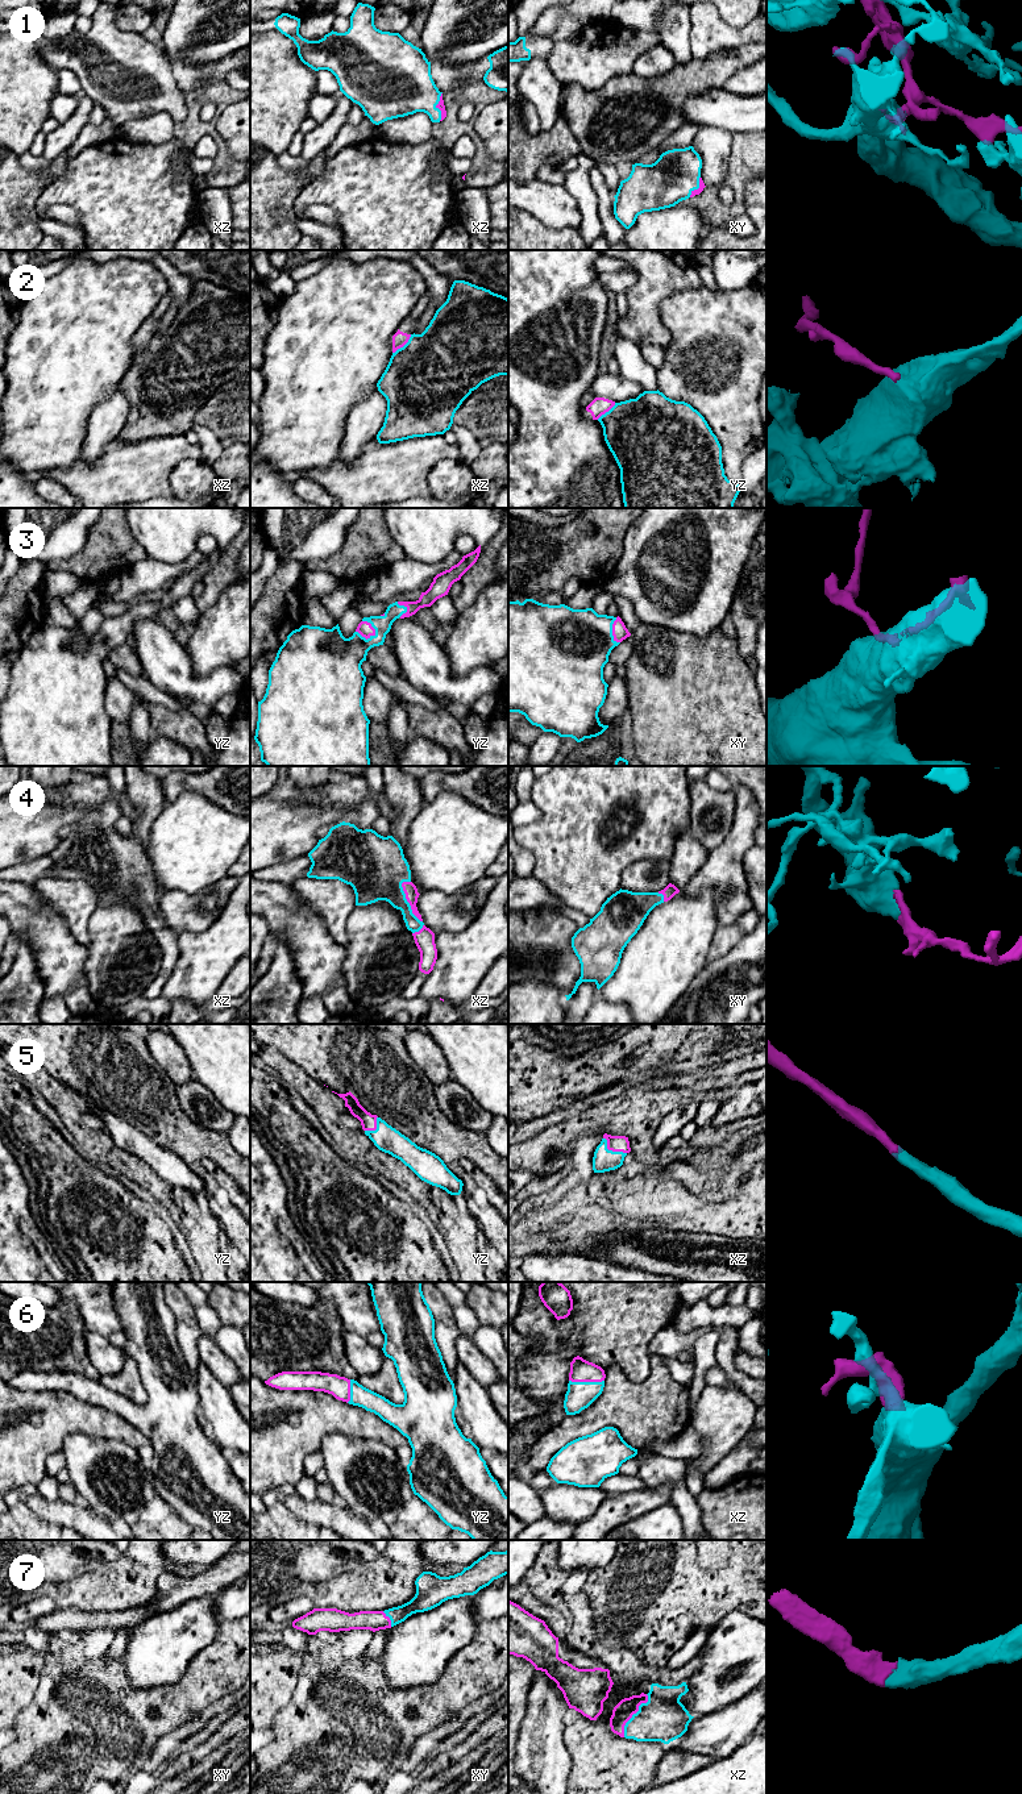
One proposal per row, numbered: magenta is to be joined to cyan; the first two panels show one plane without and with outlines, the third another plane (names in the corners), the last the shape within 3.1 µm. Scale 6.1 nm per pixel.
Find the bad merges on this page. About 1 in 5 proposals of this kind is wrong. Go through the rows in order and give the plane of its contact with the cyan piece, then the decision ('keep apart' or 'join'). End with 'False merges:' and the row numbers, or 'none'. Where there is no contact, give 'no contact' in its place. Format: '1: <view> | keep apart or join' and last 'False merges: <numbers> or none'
1: xz | join
2: xz | keep apart
3: yz | join
4: xz | join
5: xz | join
6: xz | join
7: xz | join
False merges: 2

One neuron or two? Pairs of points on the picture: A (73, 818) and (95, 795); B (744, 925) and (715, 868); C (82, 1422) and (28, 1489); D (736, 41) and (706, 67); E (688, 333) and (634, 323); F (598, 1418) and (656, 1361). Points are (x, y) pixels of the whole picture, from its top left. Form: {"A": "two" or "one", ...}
{"A": "two", "B": "two", "C": "two", "D": "two", "E": "two", "F": "one"}

